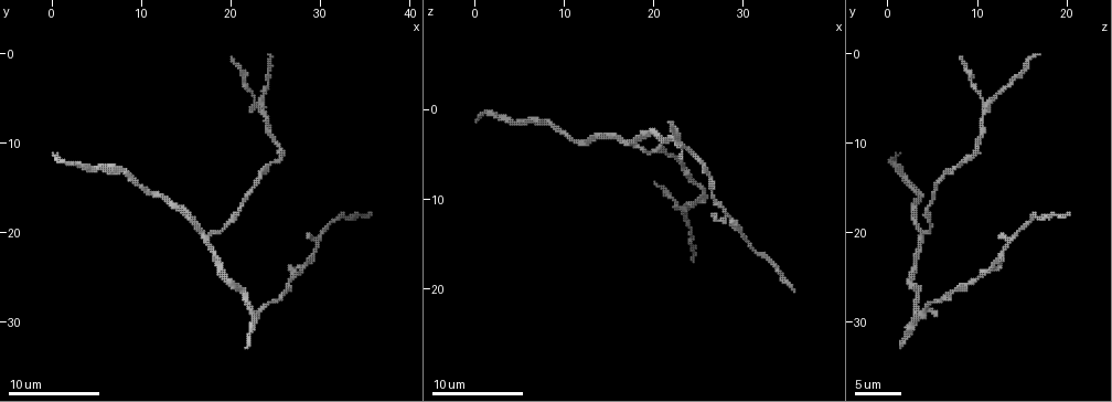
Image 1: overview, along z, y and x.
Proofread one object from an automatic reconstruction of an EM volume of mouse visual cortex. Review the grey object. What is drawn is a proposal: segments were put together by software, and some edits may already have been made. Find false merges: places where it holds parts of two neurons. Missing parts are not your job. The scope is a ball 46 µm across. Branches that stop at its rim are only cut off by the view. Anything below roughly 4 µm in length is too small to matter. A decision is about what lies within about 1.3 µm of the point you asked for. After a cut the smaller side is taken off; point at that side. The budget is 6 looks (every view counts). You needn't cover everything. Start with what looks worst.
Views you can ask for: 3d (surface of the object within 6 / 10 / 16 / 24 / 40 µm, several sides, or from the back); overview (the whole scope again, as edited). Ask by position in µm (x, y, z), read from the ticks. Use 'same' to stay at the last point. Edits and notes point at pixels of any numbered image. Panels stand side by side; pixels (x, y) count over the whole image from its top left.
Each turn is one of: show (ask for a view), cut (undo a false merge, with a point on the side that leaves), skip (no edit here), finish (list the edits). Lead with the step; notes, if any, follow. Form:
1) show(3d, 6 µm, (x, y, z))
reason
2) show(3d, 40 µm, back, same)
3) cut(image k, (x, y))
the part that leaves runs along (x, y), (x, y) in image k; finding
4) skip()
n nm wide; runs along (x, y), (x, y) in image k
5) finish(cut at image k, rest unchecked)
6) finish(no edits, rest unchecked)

show(3d, 10 µm, (22.8, 5.8, 11.0))

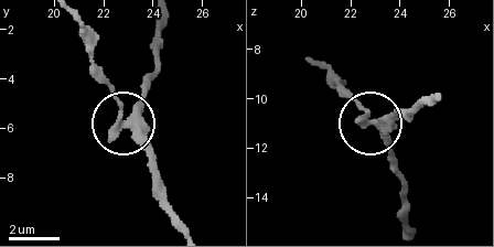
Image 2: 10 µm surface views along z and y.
cut(image 2, (115, 92))
5 arms; the part that leaves runs along (114, 126), (119, 109), (115, 97), (90, 58), (77, 21) in image 2; two neurons meet here

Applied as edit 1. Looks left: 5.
show(3d, 16 µm, (17.2, 20.6, 3.8))
three-way junction

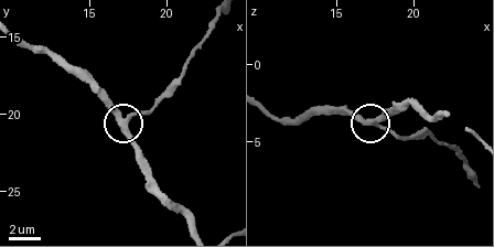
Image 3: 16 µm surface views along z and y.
show(3d, 16 µm, back, same)
other side

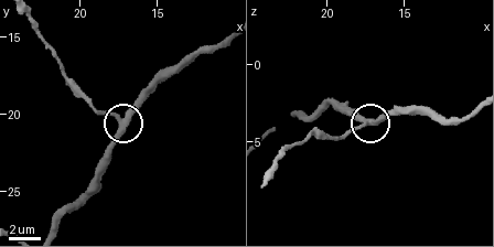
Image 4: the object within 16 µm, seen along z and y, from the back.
skip()
340 nm wide; runs along (106, 165), (117, 131), (156, 89) in image 4; one neuron here

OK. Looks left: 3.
show(3d, 10 µm, (28.2, 23.6, 11.6))
thin neck

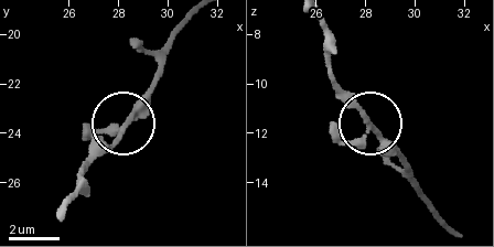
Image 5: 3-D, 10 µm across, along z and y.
show(3d, 6 µm, (28.4, 23.6, 11.9))

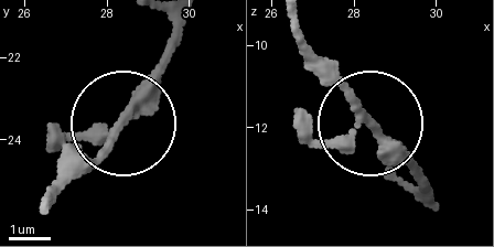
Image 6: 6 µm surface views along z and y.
skip()
170 nm wide; runs along (44, 211), (178, 45) in image 6; all the same neuron

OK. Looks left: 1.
finish(cut at image 2, rest unchecked)

